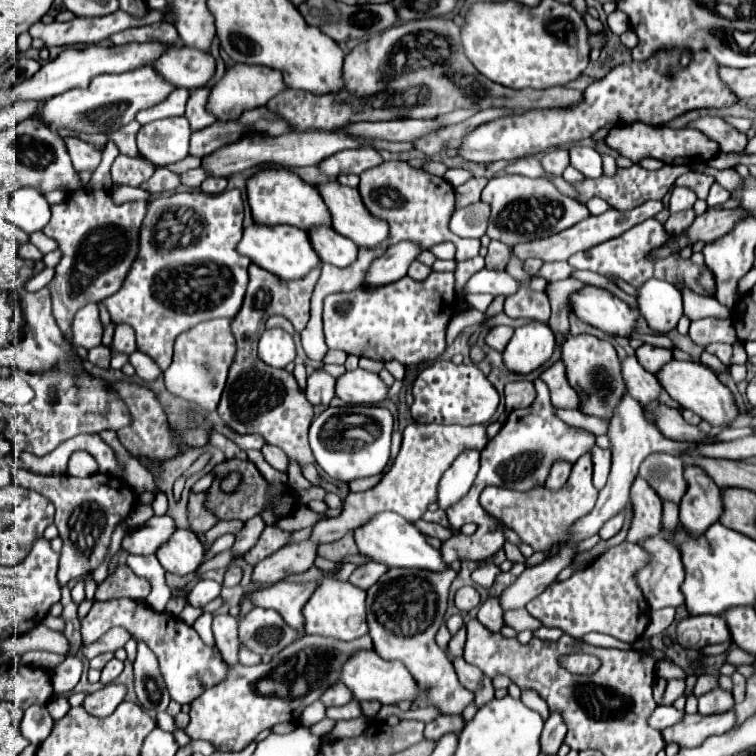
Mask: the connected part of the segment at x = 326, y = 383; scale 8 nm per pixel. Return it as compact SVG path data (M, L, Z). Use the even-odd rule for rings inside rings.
M316 369L308 377L306 399L316 407L316 405L328 405L332 397L334 397L334 377L324 373L322 369Z

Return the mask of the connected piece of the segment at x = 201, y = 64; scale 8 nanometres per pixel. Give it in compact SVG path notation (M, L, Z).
M192 47L182 49L168 49L156 63L152 63L156 73L170 81L176 87L184 89L196 89L202 85L208 85L210 79L216 73L216 59L206 53Z

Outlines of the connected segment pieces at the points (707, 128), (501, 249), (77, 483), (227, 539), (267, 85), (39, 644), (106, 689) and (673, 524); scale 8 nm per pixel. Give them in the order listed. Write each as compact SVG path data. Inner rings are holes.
M702 117L698 121L694 121L690 127L700 129L702 133L706 133L710 139L714 139L722 153L732 153L732 151L742 151L746 147L746 133L740 133L738 129L734 129L730 123L726 123L720 117Z
M492 241L486 255L486 269L504 269L506 263L510 261L510 255L512 255L512 247L500 241Z
M14 469L12 483L22 485L26 489L34 489L46 499L50 499L56 507L56 527L60 531L62 539L62 551L60 551L60 565L58 565L58 583L66 585L70 579L82 577L90 571L94 571L104 555L108 553L110 535L114 527L124 521L136 503L132 487L114 475L96 473L84 479L70 477L70 475L40 475L26 469Z
M224 534L222 536L220 536L219 538L217 538L210 550L208 549L206 551L203 563L207 562L209 559L211 559L213 556L215 556L216 554L229 549L232 547L232 545L235 542L235 536L233 534Z
M234 63L232 67L226 69L226 73L222 75L222 79L218 79L210 87L206 109L210 113L214 113L222 121L238 119L246 109L256 109L256 107L266 105L274 95L278 95L284 89L286 89L286 85L282 83L282 73L280 71L274 71L270 67L264 67L264 65Z
M42 623L38 627L34 627L34 631L28 631L26 635L14 635L5 640L10 647L8 651L14 650L18 655L26 653L26 651L52 651L52 653L62 653L68 655L70 653L70 643L62 633L56 633L48 627L44 627Z
M104 685L102 689L88 693L82 701L82 707L94 717L108 717L124 701L124 695L124 685Z
M666 500L663 502L662 523L664 529L674 533L679 525L679 506L677 504Z

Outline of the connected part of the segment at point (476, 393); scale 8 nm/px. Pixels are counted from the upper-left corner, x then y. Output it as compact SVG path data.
M434 361L426 369L422 369L412 385L412 419L418 423L442 423L442 425L478 425L488 423L498 409L498 391L484 375L474 375L474 367L470 367L468 375L452 361Z

